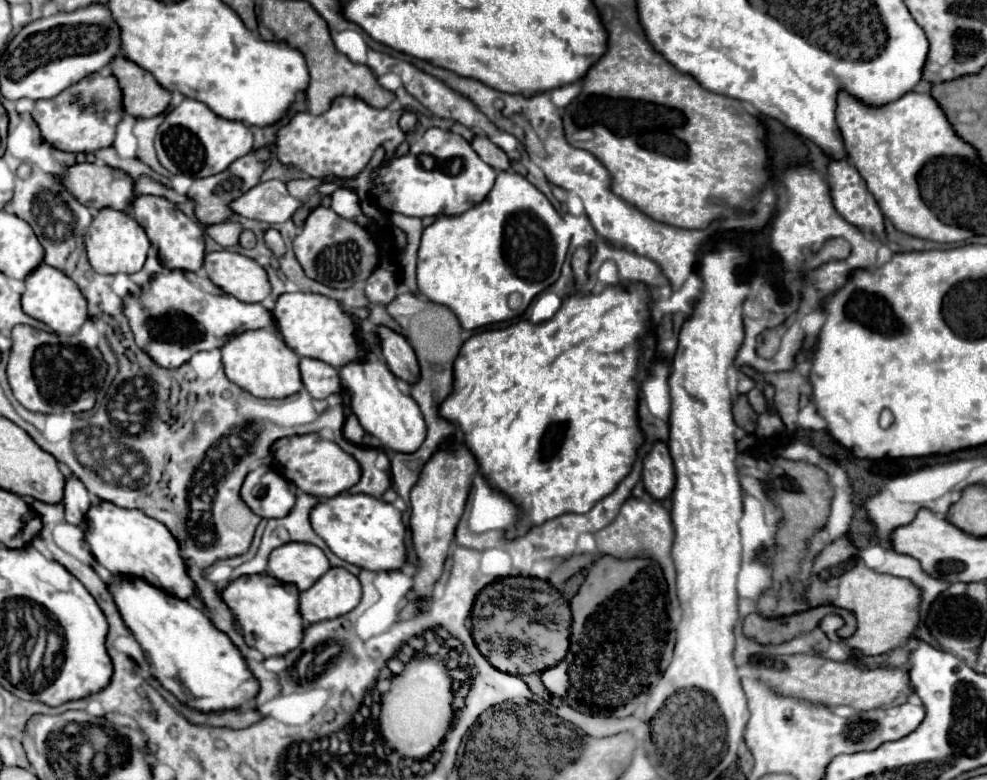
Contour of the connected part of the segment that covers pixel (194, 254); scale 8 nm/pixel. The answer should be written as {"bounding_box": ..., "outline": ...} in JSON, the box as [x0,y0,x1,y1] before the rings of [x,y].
{"bounding_box":[131,196,205,270],"outline":[[[135,196],[131,202],[131,212],[135,220],[145,228],[151,244],[159,252],[159,262],[169,270],[199,270],[203,266],[205,258],[205,242],[203,242],[203,230],[185,216],[173,202],[161,198],[161,196]]]}

